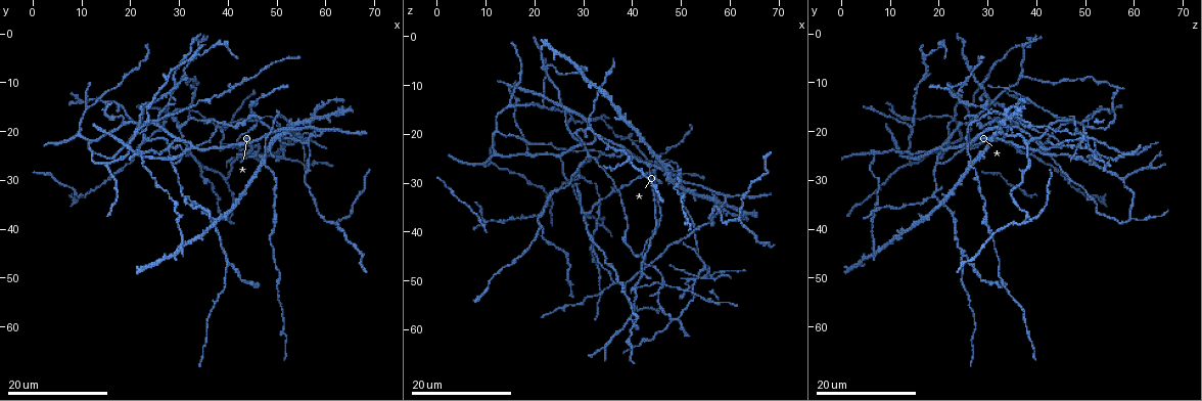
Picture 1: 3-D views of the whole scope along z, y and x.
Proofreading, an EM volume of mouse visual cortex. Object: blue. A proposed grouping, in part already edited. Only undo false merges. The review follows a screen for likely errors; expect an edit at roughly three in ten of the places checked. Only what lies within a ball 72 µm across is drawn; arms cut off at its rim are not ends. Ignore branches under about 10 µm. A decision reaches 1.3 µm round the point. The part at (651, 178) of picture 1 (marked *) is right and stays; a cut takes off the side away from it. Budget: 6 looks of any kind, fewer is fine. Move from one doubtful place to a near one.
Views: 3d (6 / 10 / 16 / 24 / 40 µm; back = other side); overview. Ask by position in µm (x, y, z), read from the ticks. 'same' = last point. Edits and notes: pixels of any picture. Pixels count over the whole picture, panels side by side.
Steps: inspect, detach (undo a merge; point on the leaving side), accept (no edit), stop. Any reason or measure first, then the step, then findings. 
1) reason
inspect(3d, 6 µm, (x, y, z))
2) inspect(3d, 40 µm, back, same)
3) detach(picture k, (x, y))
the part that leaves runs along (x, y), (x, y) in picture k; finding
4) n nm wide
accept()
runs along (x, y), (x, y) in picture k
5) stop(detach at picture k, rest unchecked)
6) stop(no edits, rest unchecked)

small branch off a trunk
inspect(3d, 24 µm, (40.0, 45.5, 25.0))

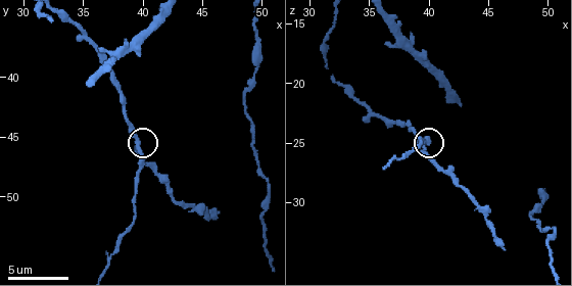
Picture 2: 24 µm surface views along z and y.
inspect(3d, 10 µm, same)

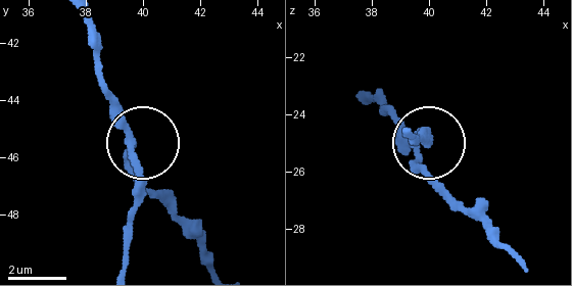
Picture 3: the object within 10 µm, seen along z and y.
240 nm wide
accept()
all the same neuron

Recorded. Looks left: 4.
a fork
inspect(3d, 16 µm, (21.5, 25.0, 38.5))

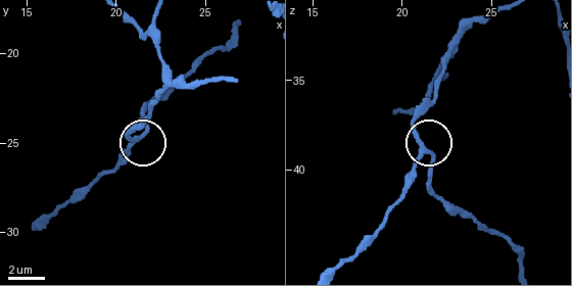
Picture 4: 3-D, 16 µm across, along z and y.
inspect(3d, 10 µm, (21.4, 24.7, 39.1))

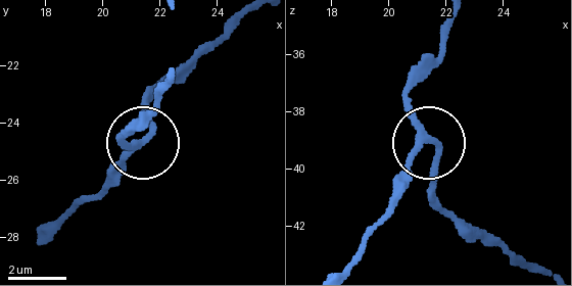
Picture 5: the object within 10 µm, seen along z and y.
220 nm wide
accept()
runs along (456, 16), (410, 97), (412, 118), (439, 155), (431, 197) in picture 5; one neuron here

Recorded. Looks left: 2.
inspect(3d, 24 µm, (43.5, 22.5, 26.0))

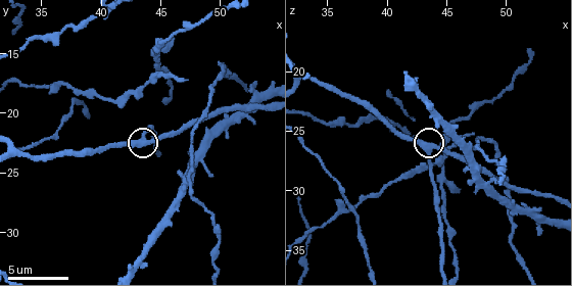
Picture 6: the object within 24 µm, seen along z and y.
inspect(3d, 10 µm, (43.8, 22.6, 26.4))

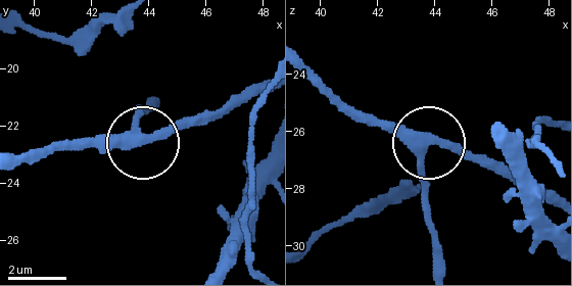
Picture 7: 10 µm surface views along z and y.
3 arms
accept()
all the same neuron

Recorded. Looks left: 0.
stop(no edits, rest unchecked)

